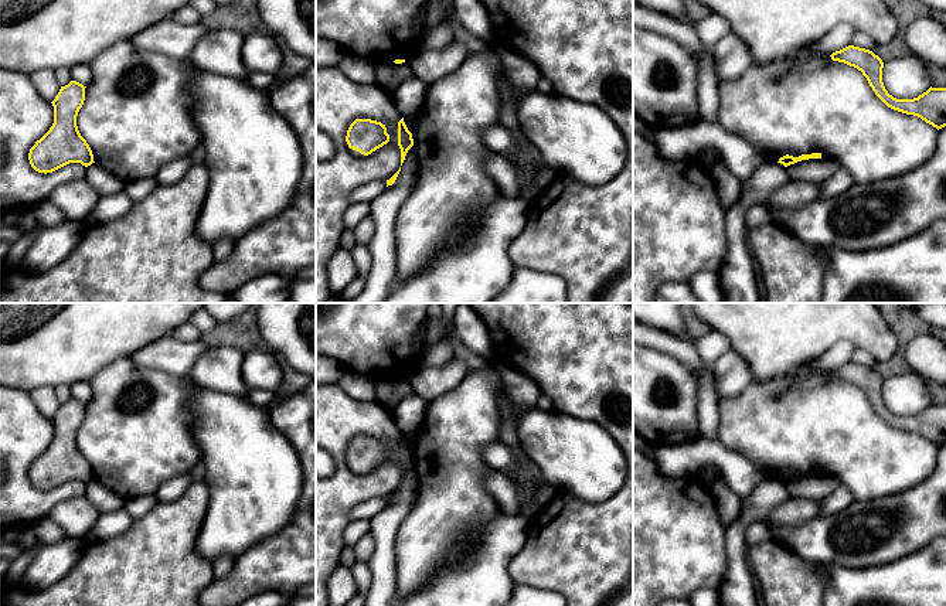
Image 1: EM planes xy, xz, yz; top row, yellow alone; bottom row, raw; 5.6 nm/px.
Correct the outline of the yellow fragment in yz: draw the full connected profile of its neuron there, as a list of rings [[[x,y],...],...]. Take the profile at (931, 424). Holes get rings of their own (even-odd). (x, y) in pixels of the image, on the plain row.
[[[848,362],[833,370],[833,378],[857,385],[867,395],[875,412],[891,426],[913,432],[938,447],[946,443],[946,405],[929,405],[913,416],[896,416],[888,411],[882,399],[882,377],[872,368]]]

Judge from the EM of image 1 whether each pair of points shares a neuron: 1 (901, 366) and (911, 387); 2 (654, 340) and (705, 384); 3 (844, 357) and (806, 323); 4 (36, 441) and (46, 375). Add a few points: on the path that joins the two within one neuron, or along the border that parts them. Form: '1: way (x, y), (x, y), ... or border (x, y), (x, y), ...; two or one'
1: border (909, 370), (884, 380); two
2: way (670, 344), (679, 347), (700, 368); one
3: border (856, 349), (848, 341), (837, 341), (816, 360); two
4: border (14, 388), (29, 392); two

